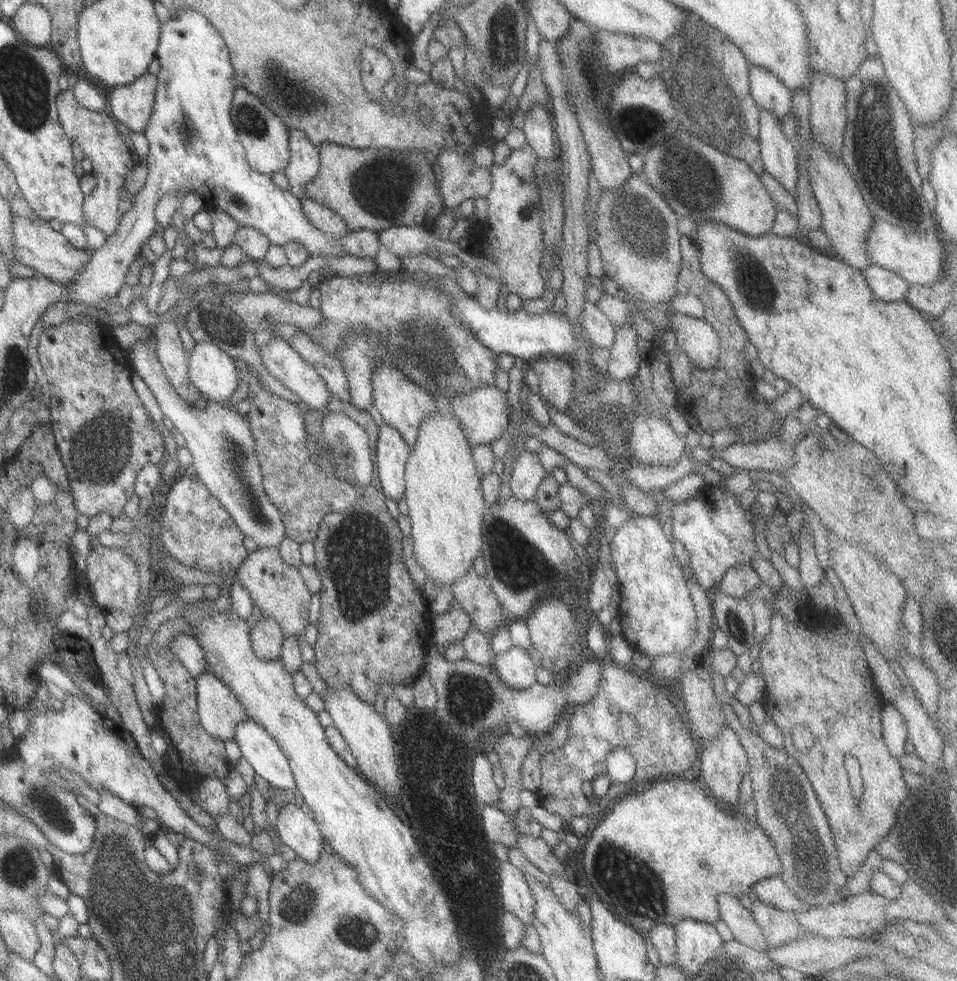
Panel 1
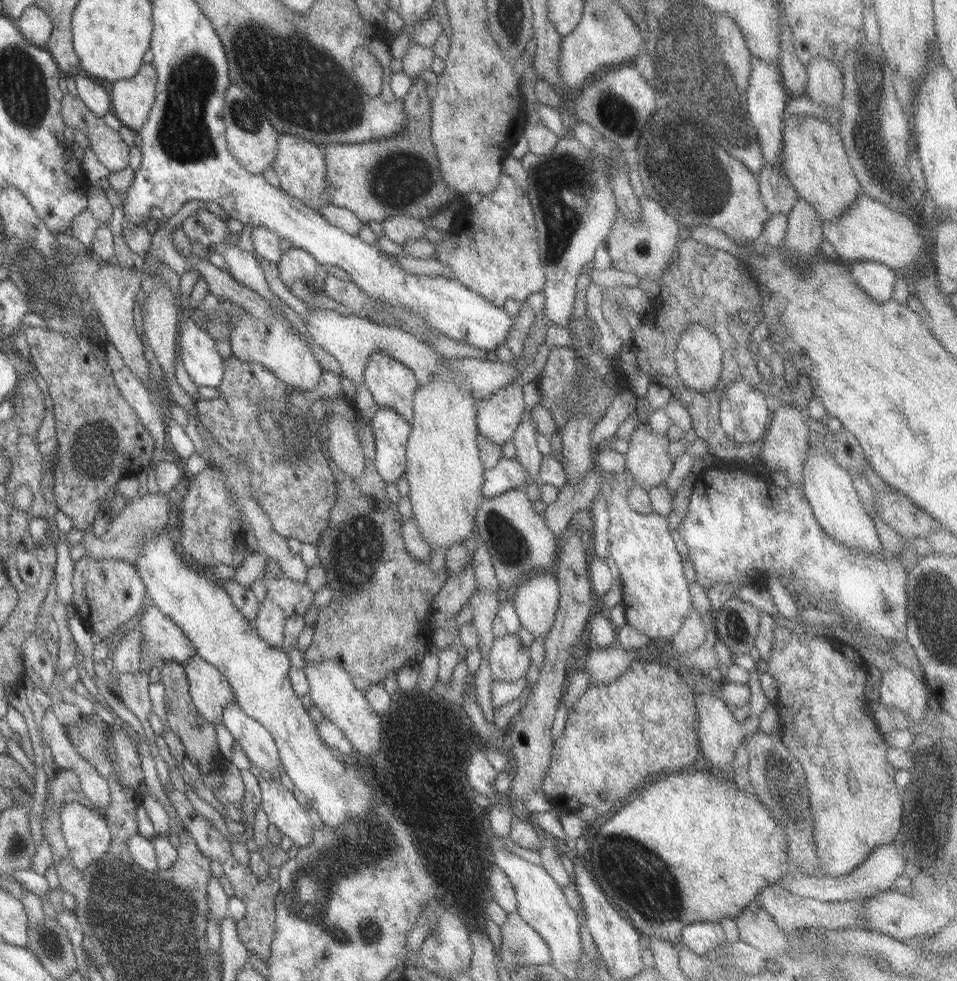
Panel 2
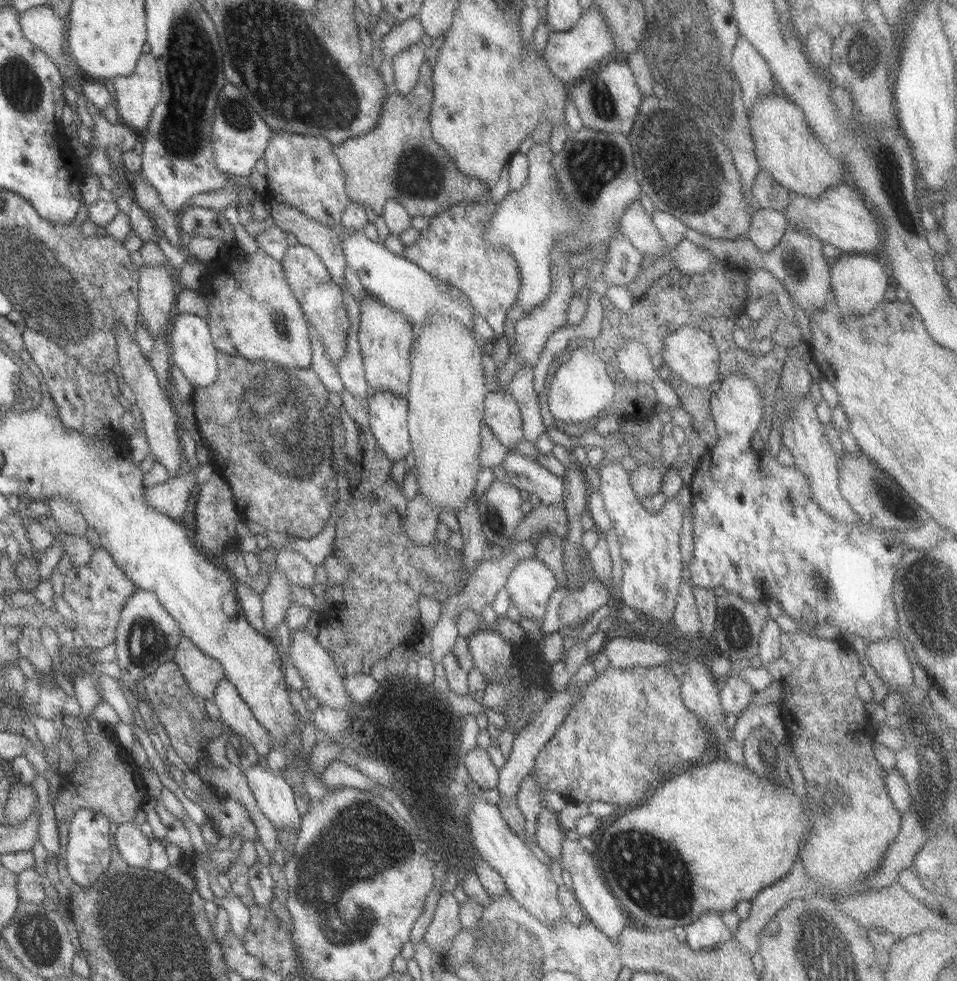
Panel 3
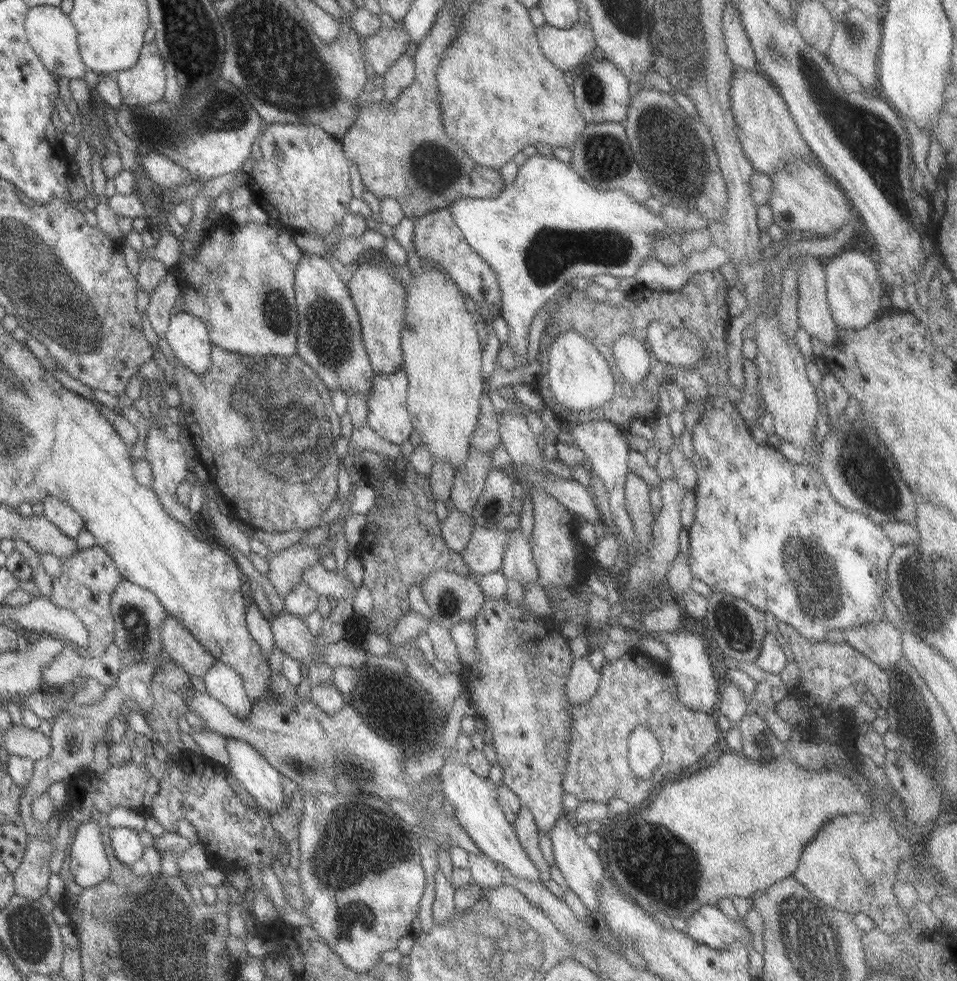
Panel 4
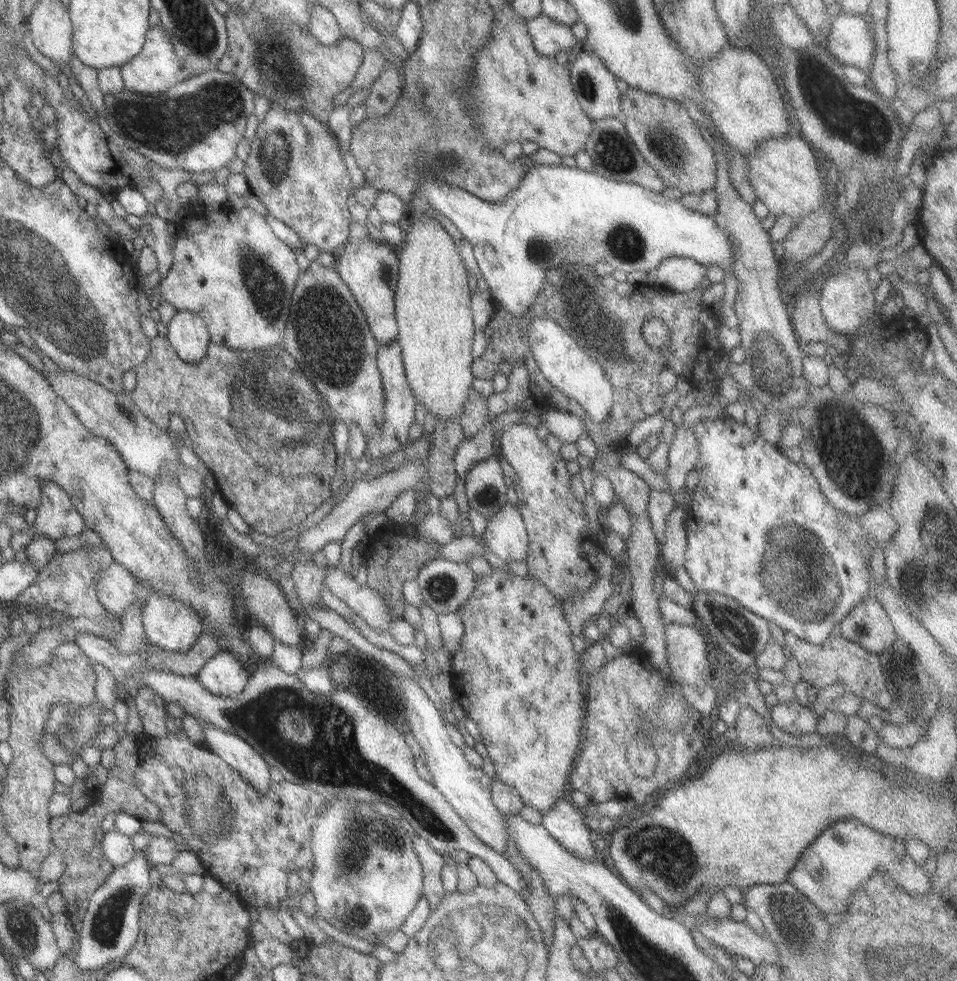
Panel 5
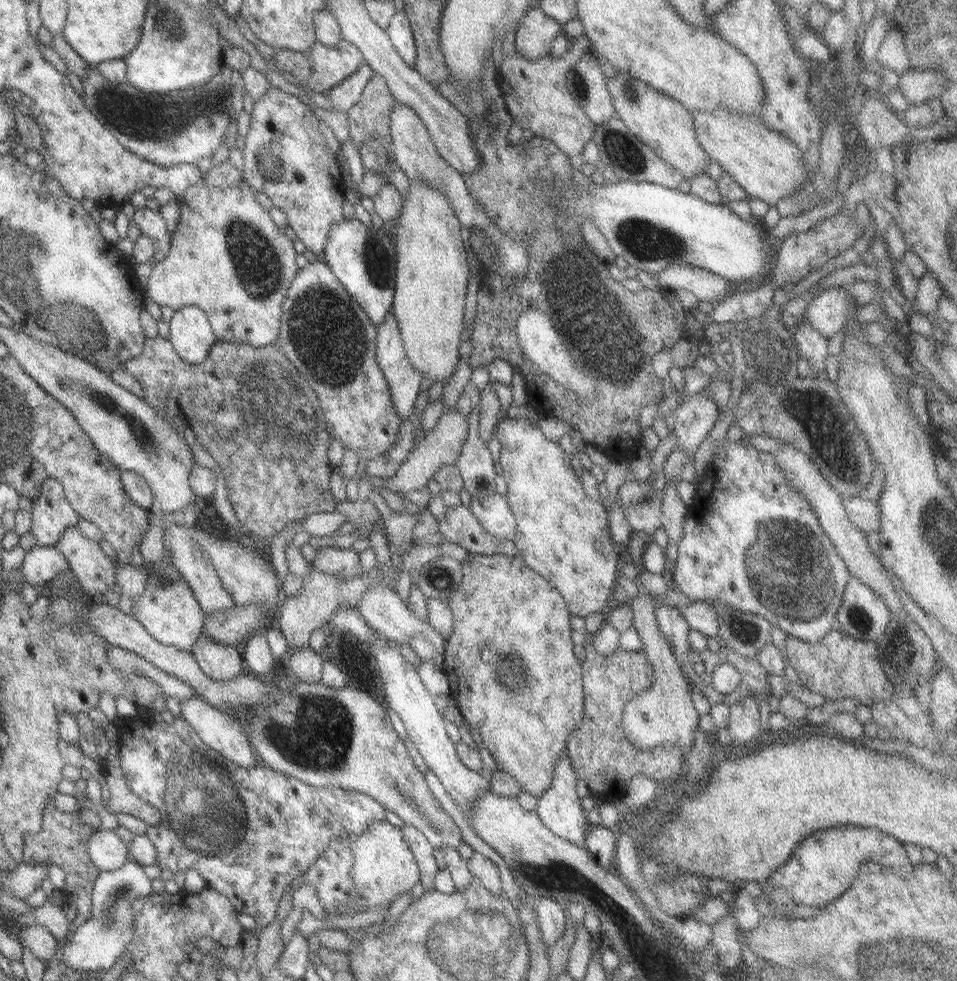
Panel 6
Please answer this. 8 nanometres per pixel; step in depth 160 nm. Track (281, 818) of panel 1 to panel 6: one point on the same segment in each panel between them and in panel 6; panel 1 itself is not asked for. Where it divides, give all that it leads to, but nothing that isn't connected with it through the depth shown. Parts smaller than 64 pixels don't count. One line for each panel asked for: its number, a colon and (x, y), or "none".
2: (279, 805)
3: (274, 797)
4: (257, 777)
5: (235, 752)
6: (214, 728)

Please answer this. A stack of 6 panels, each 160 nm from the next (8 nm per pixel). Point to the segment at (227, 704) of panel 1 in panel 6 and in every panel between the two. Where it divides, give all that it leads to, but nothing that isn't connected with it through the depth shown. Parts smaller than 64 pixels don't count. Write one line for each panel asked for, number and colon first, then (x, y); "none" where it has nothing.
2: (208, 691)
3: (201, 674)
4: (179, 646)
5: (170, 626)
6: (167, 610)

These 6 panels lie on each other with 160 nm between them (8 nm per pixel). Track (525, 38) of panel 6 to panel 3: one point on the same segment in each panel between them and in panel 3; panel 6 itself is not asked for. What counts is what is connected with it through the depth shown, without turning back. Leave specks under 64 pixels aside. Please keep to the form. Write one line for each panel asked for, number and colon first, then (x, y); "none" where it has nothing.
3: (589, 42)
4: (567, 49)
5: (548, 37)

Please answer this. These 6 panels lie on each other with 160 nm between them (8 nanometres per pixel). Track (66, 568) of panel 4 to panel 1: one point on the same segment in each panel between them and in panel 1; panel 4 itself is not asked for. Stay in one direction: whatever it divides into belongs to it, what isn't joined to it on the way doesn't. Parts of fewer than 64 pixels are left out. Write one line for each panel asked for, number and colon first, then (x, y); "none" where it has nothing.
1: (112, 577)
2: (107, 593)
3: (96, 591)

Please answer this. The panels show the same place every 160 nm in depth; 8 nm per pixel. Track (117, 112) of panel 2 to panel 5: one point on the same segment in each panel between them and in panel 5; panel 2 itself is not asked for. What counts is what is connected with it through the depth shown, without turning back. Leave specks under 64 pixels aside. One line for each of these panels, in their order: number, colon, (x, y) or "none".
3: (134, 96)
4: (143, 84)
5: (155, 67)

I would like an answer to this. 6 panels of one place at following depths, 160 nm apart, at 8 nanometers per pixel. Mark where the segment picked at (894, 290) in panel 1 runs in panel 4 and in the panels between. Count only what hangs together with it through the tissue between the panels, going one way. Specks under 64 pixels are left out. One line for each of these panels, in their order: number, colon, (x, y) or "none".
2: (876, 280)
3: (858, 282)
4: (853, 286)

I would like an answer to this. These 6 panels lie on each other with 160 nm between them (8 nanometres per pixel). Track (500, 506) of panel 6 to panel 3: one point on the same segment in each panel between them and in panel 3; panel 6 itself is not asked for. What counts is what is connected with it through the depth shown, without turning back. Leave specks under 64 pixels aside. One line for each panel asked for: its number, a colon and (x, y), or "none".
3: (529, 584)
4: (517, 565)
5: (505, 536)

